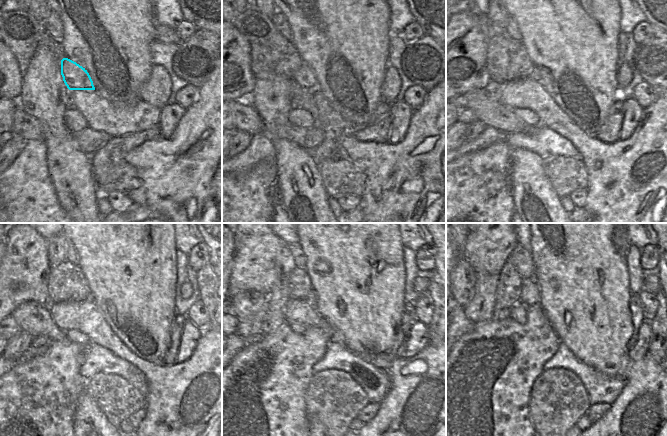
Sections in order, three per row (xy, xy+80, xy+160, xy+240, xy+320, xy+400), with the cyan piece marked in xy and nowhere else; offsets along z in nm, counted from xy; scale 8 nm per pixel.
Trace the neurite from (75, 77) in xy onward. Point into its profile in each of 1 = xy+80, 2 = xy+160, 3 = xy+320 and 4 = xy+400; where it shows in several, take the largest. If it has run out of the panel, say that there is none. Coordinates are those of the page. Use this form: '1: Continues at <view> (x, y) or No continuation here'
1: Continues at xy+80 (305, 78)
2: Continues at xy+160 (535, 74)
3: Continues at xy+320 (311, 299)
4: Continues at xy+400 (530, 295)

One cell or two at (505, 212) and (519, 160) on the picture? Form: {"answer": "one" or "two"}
{"answer": "two"}

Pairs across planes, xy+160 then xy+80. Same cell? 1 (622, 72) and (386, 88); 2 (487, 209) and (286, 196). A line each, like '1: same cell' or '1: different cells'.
1: same cell
2: different cells

